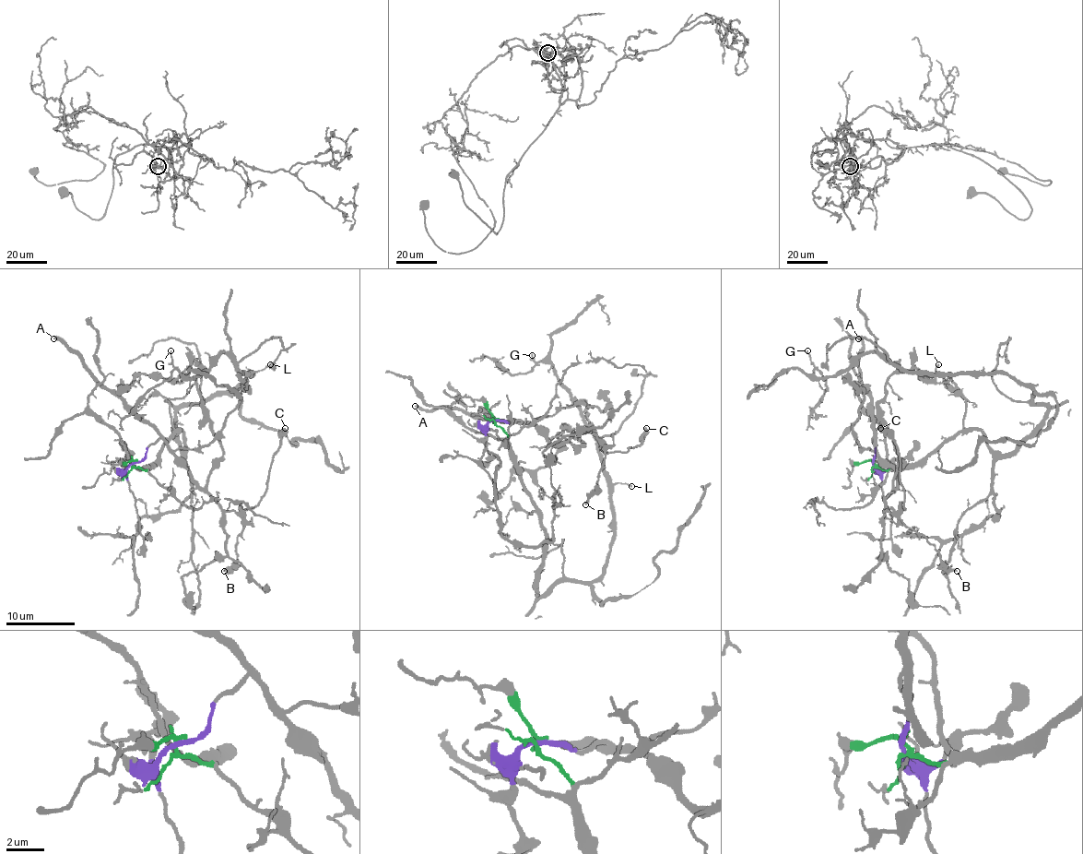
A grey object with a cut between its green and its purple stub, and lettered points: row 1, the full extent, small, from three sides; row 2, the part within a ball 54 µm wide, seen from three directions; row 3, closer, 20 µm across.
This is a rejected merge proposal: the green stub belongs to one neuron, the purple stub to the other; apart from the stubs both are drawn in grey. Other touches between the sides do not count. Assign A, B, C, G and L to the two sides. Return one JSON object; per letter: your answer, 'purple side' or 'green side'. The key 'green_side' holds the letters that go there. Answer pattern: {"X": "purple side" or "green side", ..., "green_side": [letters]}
{"A": "purple side", "B": "purple side", "C": "purple side", "G": "green side", "L": "green side", "green_side": ["G", "L"]}

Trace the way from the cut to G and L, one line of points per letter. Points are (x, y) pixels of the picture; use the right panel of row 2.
G: (873, 462), (912, 468), (973, 429), (1009, 454), (1048, 409), (1005, 374), (875, 353), (817, 377), (807, 349)
L: (873, 462), (912, 468), (973, 429), (1009, 454), (1048, 410), (1025, 383), (939, 374), (939, 363)

